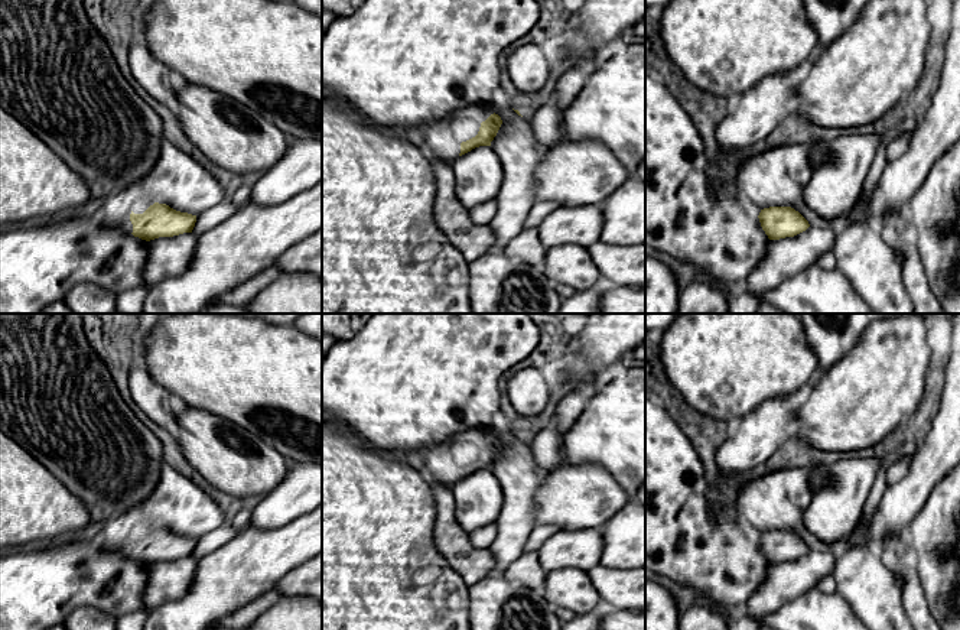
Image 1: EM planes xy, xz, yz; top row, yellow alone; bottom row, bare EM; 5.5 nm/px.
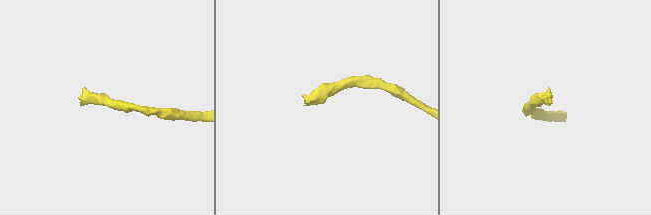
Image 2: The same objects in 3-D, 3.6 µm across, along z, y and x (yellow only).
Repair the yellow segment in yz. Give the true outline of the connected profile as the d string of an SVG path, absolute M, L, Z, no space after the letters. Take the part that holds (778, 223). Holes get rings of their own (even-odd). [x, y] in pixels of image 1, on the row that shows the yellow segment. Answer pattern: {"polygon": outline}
{"polygon": "M960 0L950 3L951 30L933 101L918 120L907 150L886 163L873 194L862 191L846 215L823 221L804 202L804 191L813 175L806 146L785 144L735 159L736 191L761 208L758 218L769 240L794 237L810 225L839 230L860 204L869 207L869 221L878 227L889 210L902 210L909 204L935 160L960 139Z"}

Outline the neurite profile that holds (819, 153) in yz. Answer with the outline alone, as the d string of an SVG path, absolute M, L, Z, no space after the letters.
M816 142L807 147L811 169L816 171L819 166L827 163L832 159L832 147L823 142Z

